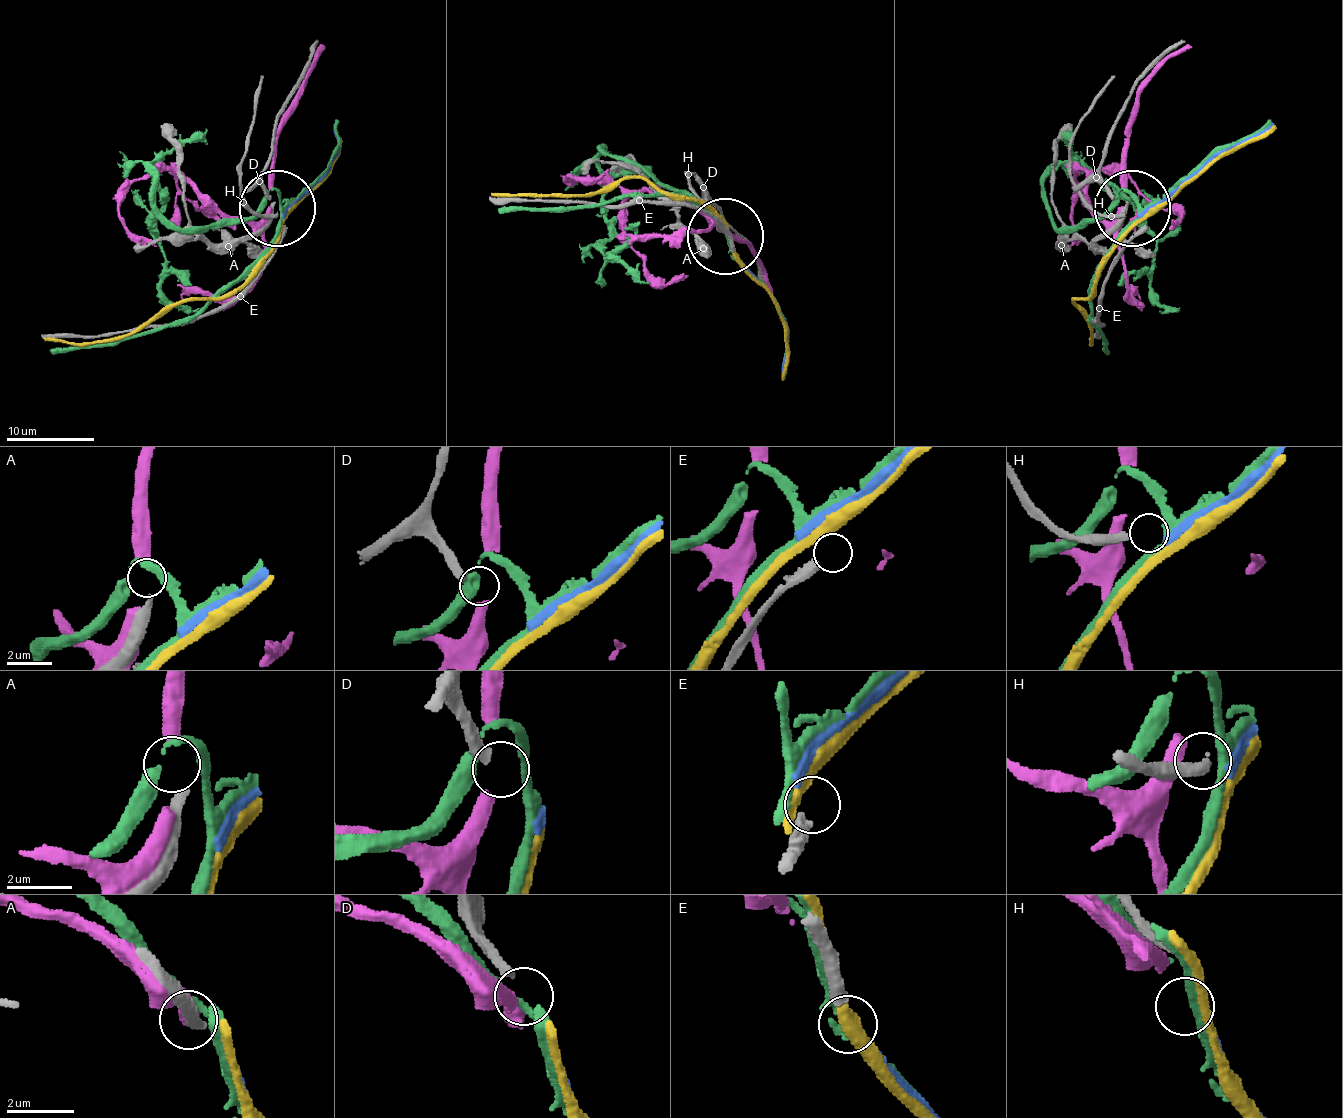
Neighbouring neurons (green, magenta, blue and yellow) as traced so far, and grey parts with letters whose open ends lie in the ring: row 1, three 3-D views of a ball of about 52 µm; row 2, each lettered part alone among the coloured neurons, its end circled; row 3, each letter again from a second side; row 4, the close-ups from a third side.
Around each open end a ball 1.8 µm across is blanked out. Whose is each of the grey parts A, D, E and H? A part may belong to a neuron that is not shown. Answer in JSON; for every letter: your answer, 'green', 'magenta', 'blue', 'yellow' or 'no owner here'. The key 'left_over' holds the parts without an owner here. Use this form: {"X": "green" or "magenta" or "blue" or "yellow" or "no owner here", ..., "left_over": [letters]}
{"A": "no owner here", "D": "no owner here", "E": "no owner here", "H": "no owner here", "left_over": ["A", "D", "E", "H"]}

